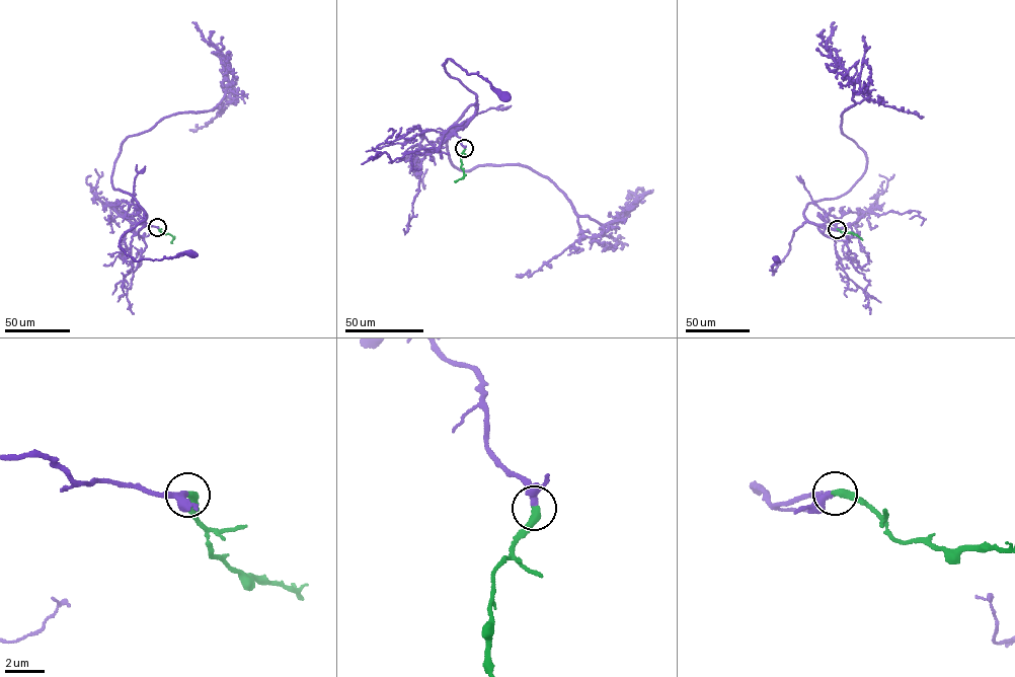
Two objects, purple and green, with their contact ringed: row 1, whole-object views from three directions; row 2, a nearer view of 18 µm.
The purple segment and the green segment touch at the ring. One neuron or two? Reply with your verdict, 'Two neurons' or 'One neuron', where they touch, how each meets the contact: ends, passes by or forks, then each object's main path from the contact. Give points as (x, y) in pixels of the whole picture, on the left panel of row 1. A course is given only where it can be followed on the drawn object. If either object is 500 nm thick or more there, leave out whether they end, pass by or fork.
One neuron. Place: (157, 227). At the ring purple passes by. At the ring green ends. Course of purple: (157, 226), (141, 224), (145, 218), (144, 214), (144, 220), (121, 237), (121, 247), (137, 260), (191, 253). Course of green: (157, 226), (159, 231), (173, 237), (172, 243)

